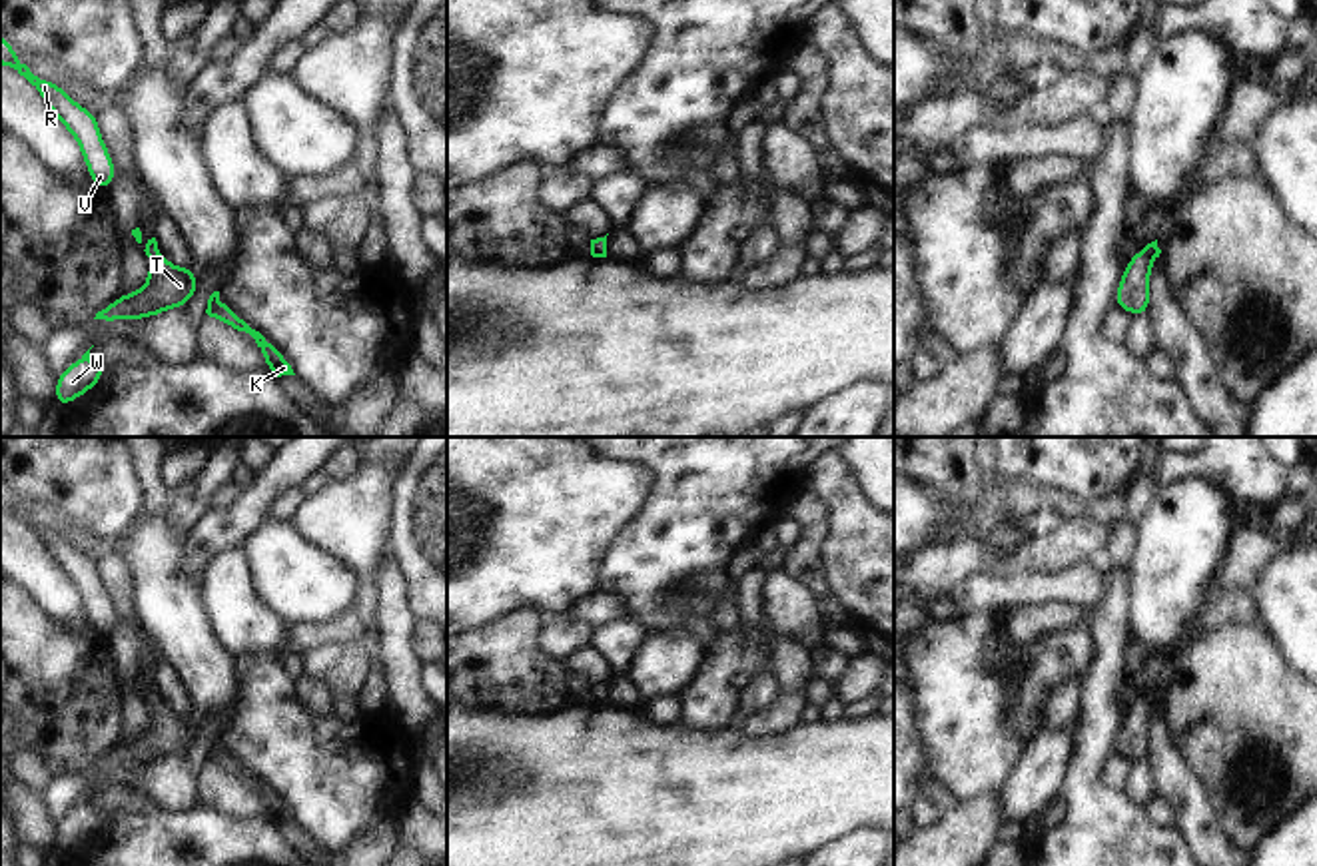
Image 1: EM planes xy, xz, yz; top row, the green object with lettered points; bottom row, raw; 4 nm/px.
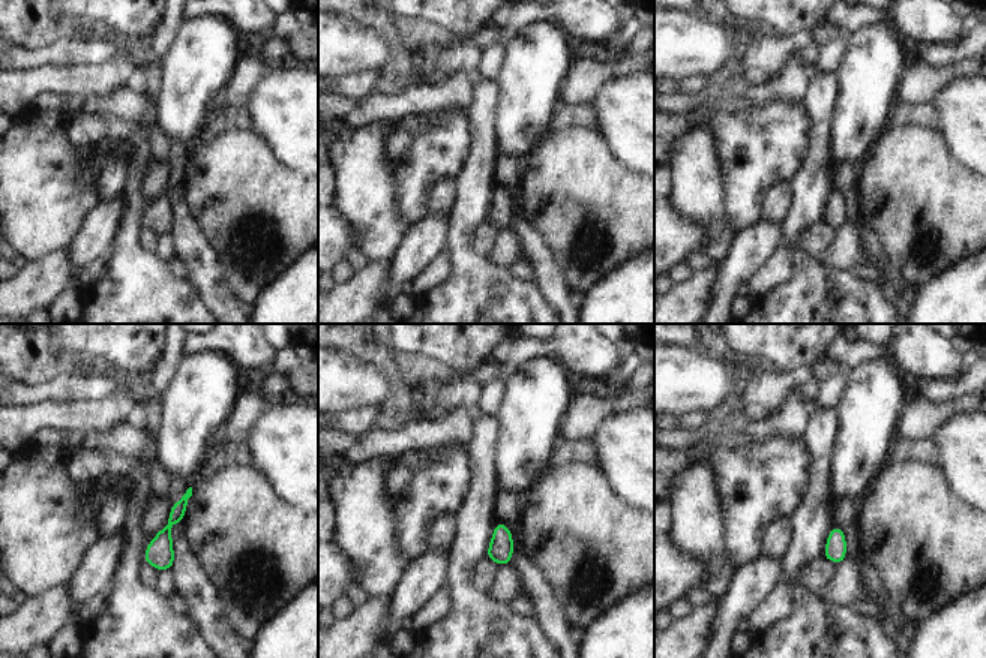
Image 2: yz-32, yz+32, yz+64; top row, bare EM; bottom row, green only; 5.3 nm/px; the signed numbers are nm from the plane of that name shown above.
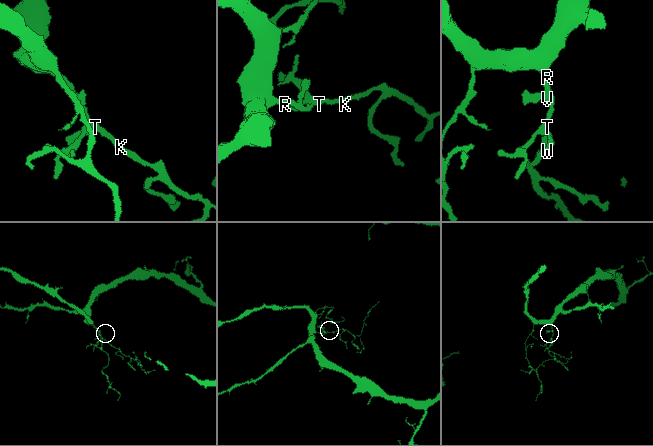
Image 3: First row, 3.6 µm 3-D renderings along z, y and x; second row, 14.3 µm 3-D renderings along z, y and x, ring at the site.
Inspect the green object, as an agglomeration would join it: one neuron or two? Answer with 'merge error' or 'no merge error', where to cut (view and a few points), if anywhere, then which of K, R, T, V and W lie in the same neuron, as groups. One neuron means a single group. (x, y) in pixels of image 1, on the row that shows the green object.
no merge error | no cut | K R T V W

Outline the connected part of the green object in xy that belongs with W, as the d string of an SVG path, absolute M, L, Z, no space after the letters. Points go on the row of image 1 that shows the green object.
M90 349L76 359L62 375L56 377L56 405L76 401L86 391L94 389L104 375L106 365L96 365L90 359Z

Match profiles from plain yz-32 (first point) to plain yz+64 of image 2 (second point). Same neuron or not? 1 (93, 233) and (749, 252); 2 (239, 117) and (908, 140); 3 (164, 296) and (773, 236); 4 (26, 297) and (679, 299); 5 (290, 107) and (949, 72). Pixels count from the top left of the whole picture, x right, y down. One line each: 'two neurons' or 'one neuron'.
1: one neuron
2: two neurons
3: two neurons
4: one neuron
5: two neurons

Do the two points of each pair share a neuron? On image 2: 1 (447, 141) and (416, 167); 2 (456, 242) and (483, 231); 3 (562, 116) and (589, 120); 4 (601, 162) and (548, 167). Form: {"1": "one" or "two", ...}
{"1": "one", "2": "two", "3": "one", "4": "one"}

